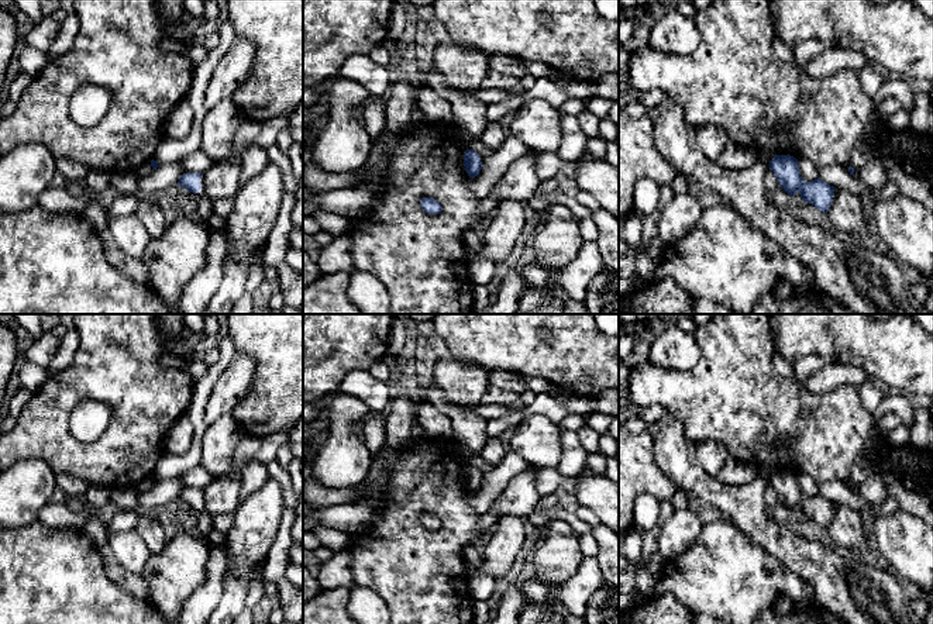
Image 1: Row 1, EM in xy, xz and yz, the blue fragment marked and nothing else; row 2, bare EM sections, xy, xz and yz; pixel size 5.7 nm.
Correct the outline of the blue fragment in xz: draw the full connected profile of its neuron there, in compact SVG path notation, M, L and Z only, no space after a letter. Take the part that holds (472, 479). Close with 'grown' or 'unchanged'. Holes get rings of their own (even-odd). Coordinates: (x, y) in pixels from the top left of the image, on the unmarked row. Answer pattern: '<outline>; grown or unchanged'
M466 465L464 470L464 482L469 493L478 492L482 485L479 470L472 465Z; unchanged

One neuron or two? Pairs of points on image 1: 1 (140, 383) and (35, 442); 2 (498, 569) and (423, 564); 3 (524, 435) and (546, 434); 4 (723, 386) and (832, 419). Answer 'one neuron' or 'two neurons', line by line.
1: one neuron
2: two neurons
3: one neuron
4: one neuron

